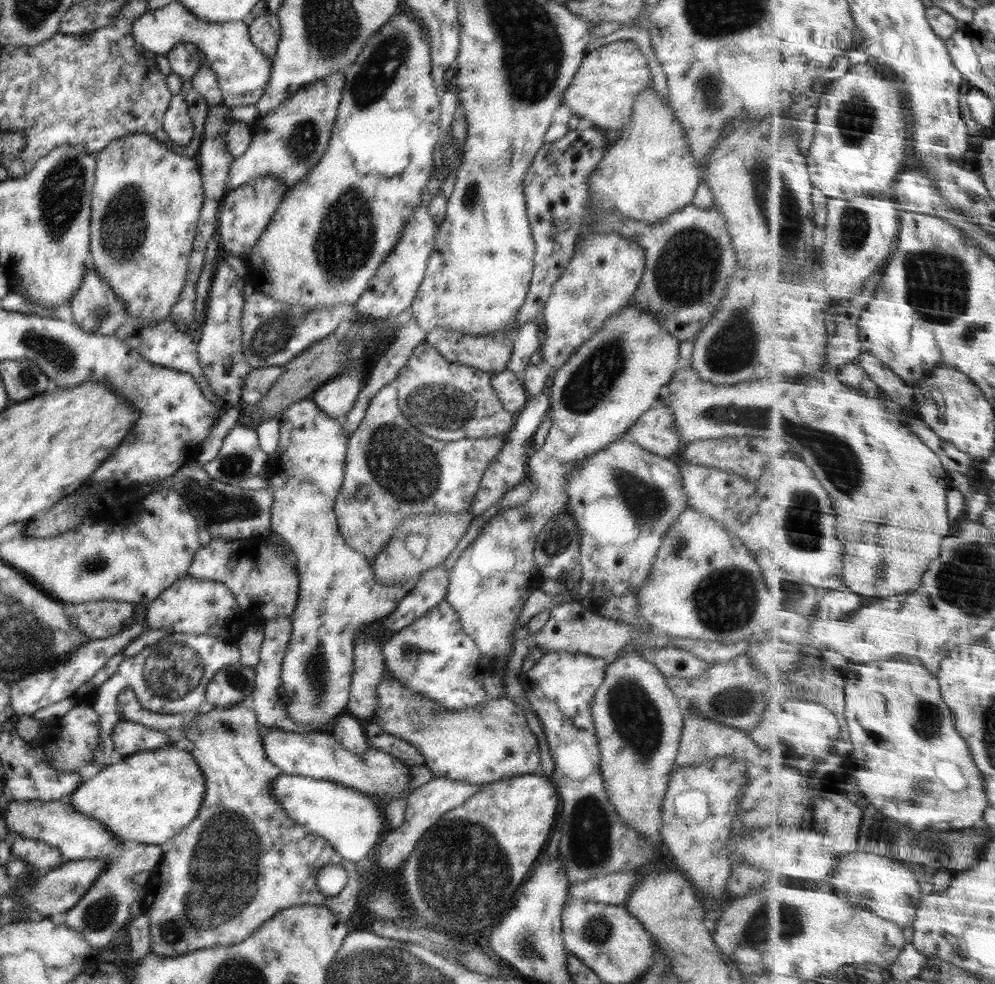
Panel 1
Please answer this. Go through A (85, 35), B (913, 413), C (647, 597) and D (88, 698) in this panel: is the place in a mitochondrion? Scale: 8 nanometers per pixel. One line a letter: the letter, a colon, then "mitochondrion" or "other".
A: other
B: other
C: other
D: other

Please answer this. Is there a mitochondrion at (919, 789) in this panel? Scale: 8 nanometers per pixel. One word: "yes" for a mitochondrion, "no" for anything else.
yes

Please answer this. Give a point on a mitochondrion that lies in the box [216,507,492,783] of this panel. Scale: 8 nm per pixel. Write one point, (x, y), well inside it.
(316, 668)

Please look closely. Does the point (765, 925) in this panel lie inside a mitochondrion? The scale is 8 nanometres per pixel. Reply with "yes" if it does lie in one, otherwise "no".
yes

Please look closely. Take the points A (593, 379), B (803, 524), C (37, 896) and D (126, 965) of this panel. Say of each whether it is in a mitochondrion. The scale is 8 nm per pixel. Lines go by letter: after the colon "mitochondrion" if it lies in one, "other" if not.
A: mitochondrion
B: mitochondrion
C: mitochondrion
D: other

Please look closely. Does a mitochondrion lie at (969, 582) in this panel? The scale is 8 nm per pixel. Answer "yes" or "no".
yes

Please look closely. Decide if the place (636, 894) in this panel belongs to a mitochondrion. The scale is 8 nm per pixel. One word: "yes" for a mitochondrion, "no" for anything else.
no

